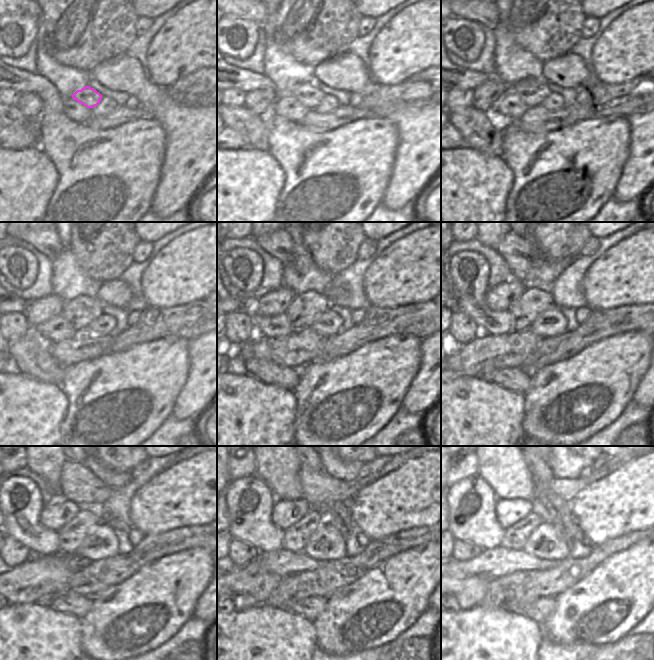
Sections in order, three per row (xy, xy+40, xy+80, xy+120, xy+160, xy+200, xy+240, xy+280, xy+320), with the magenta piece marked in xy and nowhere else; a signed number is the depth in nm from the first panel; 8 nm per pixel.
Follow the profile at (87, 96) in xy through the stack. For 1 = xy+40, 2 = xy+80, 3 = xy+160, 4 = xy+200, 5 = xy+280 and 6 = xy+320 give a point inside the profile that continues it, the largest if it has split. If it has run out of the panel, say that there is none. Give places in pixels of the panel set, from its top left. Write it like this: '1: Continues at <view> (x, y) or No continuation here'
1: Continues at xy+40 (310, 96)
2: Continues at xy+80 (532, 91)
3: Continues at xy+160 (303, 310)
4: Continues at xy+200 (525, 310)
5: Continues at xy+280 (296, 537)
6: Continues at xy+320 (515, 537).

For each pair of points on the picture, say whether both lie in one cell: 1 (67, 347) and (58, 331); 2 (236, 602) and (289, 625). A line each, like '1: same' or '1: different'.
1: different
2: different

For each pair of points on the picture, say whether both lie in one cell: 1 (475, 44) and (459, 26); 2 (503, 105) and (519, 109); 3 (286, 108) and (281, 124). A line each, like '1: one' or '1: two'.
1: one
2: one
3: two

